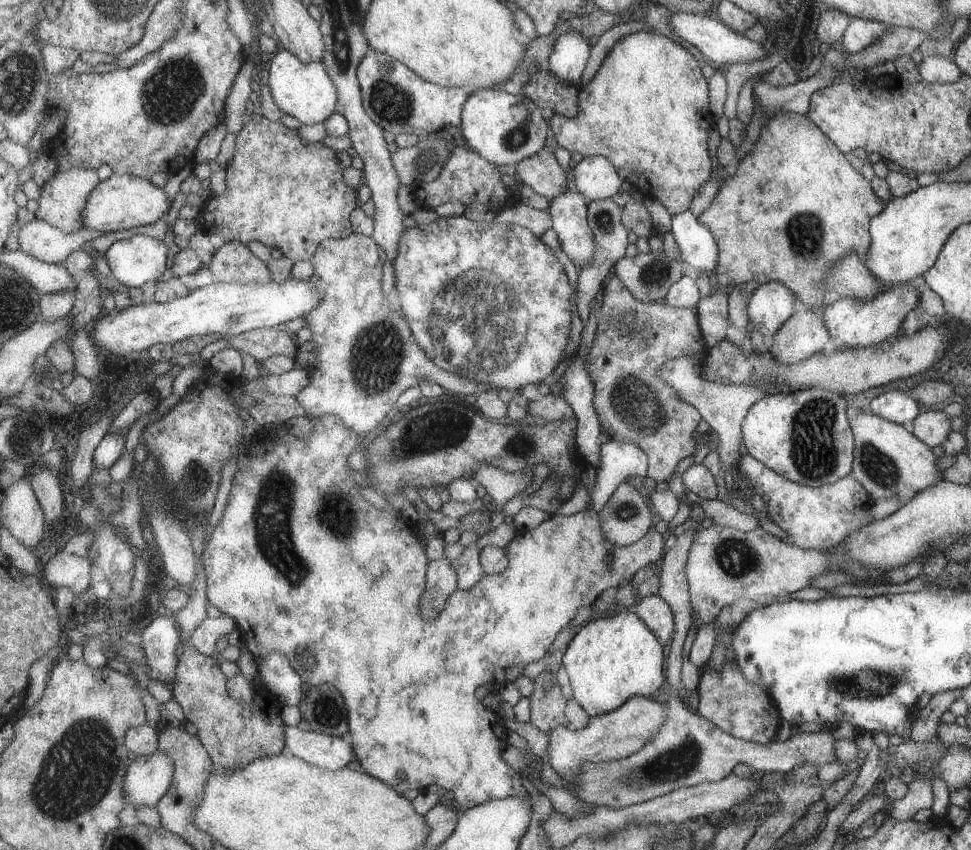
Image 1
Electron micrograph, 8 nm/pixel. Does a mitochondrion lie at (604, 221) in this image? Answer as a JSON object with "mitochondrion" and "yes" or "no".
{"mitochondrion":"yes"}

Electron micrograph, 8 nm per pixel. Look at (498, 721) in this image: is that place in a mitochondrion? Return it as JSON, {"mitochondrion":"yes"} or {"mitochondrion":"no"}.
{"mitochondrion":"no"}

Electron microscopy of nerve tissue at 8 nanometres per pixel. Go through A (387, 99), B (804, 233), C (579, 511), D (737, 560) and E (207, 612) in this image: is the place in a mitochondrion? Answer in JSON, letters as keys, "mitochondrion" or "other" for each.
{"A":"mitochondrion","B":"mitochondrion","C":"other","D":"mitochondrion","E":"other"}

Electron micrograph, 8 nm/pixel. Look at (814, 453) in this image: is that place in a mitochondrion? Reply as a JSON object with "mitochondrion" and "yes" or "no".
{"mitochondrion":"yes"}

